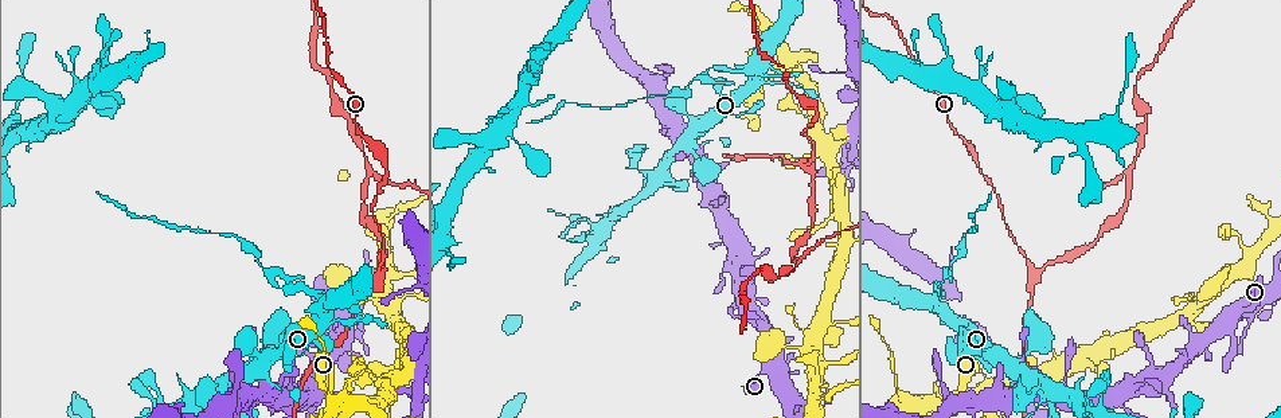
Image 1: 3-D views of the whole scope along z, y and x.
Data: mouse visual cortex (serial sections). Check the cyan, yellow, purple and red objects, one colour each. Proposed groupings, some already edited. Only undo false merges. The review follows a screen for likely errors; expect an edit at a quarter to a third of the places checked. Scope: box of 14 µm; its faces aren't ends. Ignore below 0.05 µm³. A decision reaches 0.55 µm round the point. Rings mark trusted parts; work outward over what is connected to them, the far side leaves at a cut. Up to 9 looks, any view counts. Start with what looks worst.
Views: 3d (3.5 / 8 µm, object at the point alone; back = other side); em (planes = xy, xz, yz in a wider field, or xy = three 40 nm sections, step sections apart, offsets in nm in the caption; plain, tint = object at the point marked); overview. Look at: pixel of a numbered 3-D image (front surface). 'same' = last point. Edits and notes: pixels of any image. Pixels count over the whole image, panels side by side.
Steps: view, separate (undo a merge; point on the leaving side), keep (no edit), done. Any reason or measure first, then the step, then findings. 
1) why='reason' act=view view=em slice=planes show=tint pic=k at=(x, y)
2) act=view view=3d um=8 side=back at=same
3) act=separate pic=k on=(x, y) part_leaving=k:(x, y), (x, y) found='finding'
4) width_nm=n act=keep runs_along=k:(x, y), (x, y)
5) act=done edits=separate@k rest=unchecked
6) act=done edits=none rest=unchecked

why='three arms meet' act=view view=3d um=3.5 side=back pic=1 at=(378, 270)

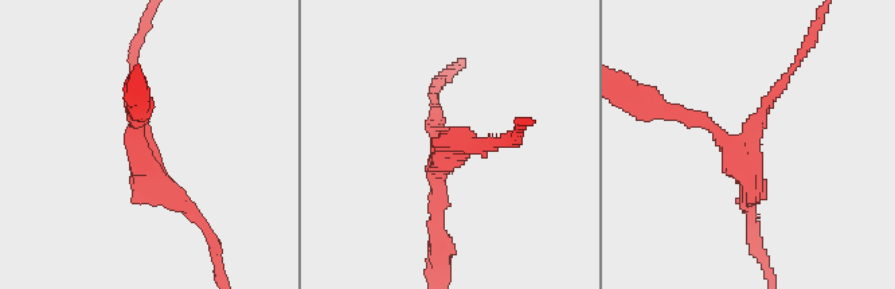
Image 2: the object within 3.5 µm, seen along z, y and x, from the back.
arms=3 arm_widths_nm=100,200,250 why='now the EM' act=view view=em slice=xy step=3 show=tint pic=2 at=(748, 137)

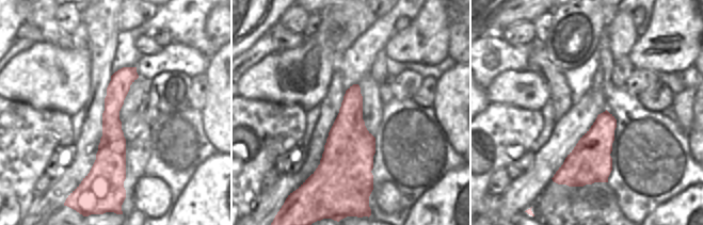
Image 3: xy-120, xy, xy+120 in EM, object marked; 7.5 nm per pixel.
act=keep runs_along=2:(798, 61), (737, 148), (675, 114) found='all the same cell'

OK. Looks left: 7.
why='abrupt turn' act=view view=3d um=3.5 pic=1 at=(369, 173)

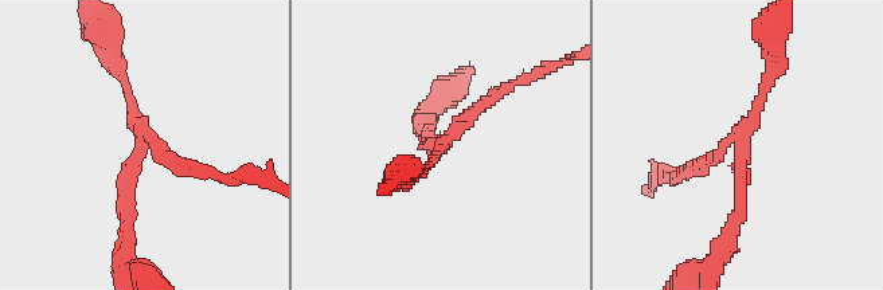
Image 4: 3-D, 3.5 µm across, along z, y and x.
act=view view=em slice=xy step=3 show=tint pic=4 at=(744, 141)

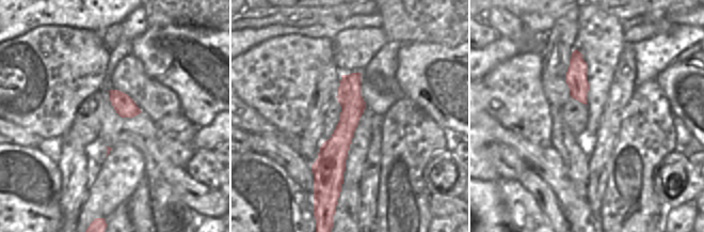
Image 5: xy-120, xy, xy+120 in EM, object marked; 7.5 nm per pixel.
act=view view=em slice=xy step=2 show=tint at=same

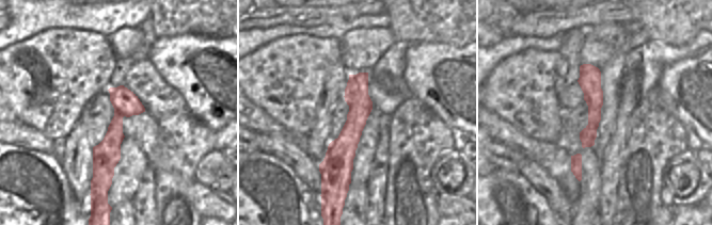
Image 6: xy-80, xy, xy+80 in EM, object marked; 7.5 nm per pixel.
arms=3 act=keep runs_along=6:(365, 75), (344, 146), (344, 182) found='continuous, no second cell'

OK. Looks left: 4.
why='a narrow waist' act=view view=3d um=3.5 pic=1 at=(771, 371)

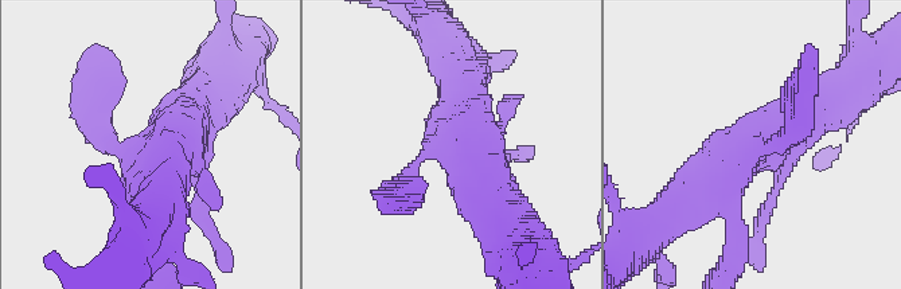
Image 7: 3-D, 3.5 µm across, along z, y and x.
why='need the tissue' act=view view=em slice=xy step=2 show=tint pic=7 at=(751, 150)

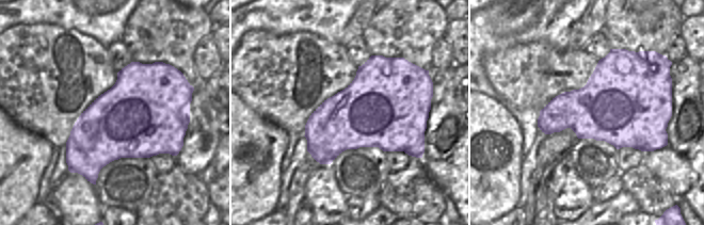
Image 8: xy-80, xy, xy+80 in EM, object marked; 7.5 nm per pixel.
width_nm=600 act=keep runs_along=7:(799, 117), (686, 196) found='one cell here'

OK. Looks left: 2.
act=view view=3d um=3.5 pic=1 at=(817, 126)

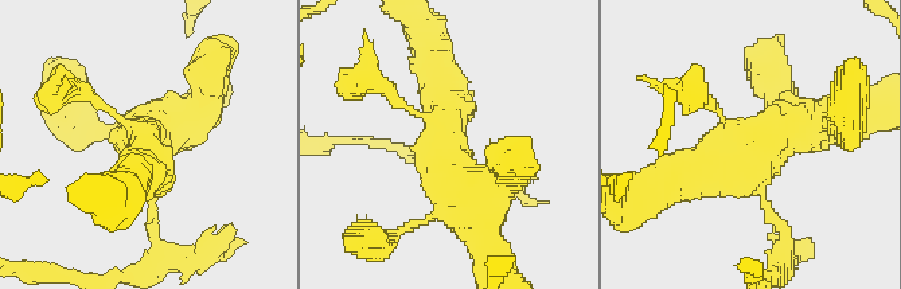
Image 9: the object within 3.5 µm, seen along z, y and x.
arms=4 arm_widths_nm=100,100,500,600 why='now the EM' act=view view=em slice=xy step=5 show=tint pic=9 at=(739, 157)

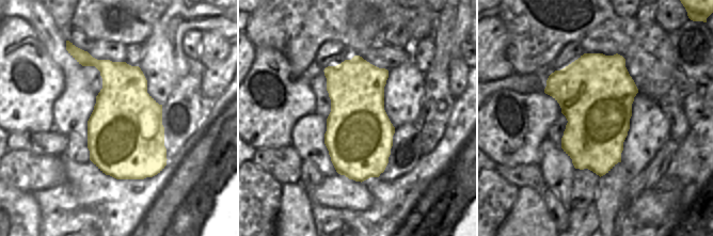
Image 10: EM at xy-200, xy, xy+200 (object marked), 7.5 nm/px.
act=separate pic=9 on=(781, 237) part_leaving=9:(763, 198), (783, 230), (776, 238) found='two cells meet here'

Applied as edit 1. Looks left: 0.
act=done edits=separate@9 rest=unchecked

